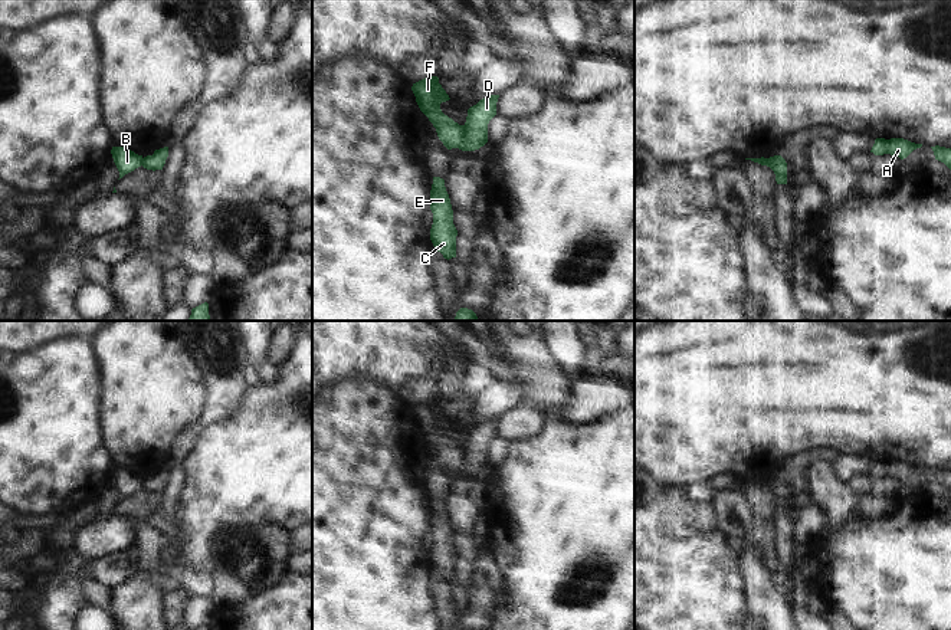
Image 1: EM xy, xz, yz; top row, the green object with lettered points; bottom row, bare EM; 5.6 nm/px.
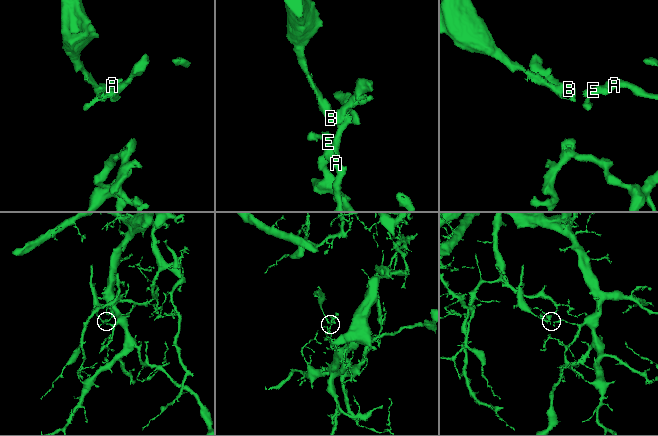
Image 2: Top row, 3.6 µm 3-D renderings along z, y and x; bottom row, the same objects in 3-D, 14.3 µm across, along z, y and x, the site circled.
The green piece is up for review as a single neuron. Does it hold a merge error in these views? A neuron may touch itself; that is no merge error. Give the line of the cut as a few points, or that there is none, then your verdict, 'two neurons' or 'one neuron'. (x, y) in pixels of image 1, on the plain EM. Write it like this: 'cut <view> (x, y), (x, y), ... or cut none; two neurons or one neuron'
cut xz (465, 448), (465, 460), (459, 471); two neurons

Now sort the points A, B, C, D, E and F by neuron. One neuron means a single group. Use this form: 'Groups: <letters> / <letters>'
Groups: A C D E / B F

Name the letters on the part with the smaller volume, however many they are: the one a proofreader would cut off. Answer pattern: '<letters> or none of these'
B, F

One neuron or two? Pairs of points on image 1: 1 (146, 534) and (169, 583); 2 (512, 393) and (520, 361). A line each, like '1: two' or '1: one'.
1: two
2: two

